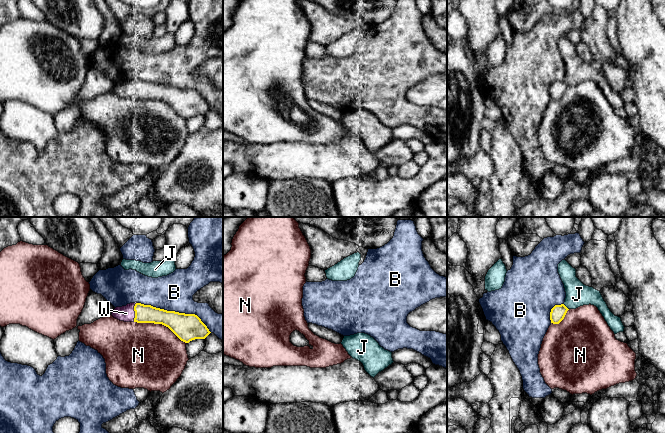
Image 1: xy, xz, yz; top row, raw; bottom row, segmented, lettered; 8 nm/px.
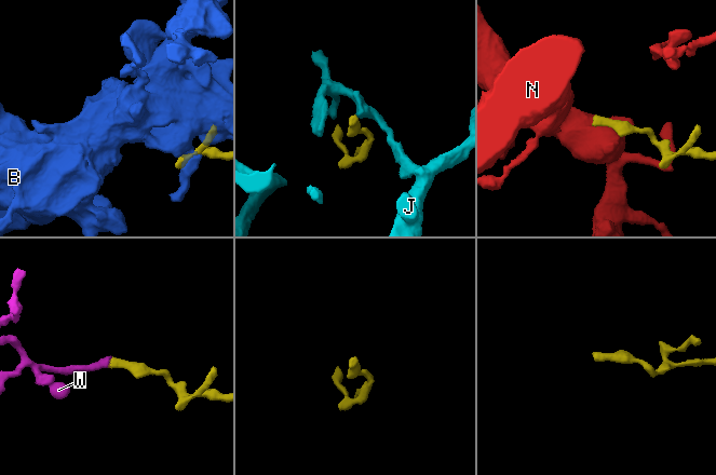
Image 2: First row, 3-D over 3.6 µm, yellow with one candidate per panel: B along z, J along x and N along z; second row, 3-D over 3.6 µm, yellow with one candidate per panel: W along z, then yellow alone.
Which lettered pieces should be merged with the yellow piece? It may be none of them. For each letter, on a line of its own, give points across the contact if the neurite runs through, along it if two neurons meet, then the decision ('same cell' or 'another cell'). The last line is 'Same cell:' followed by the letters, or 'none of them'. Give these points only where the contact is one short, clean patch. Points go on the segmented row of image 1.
B: another cell
J: another cell
N: another cell
W: same cell
Same cell: W

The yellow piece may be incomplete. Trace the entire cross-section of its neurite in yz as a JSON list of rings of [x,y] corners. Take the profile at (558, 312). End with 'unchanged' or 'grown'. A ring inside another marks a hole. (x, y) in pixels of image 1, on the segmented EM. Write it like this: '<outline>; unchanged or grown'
[[[555,305],[550,312],[550,320],[553,324],[559,324],[569,309],[564,305]]]; unchanged

